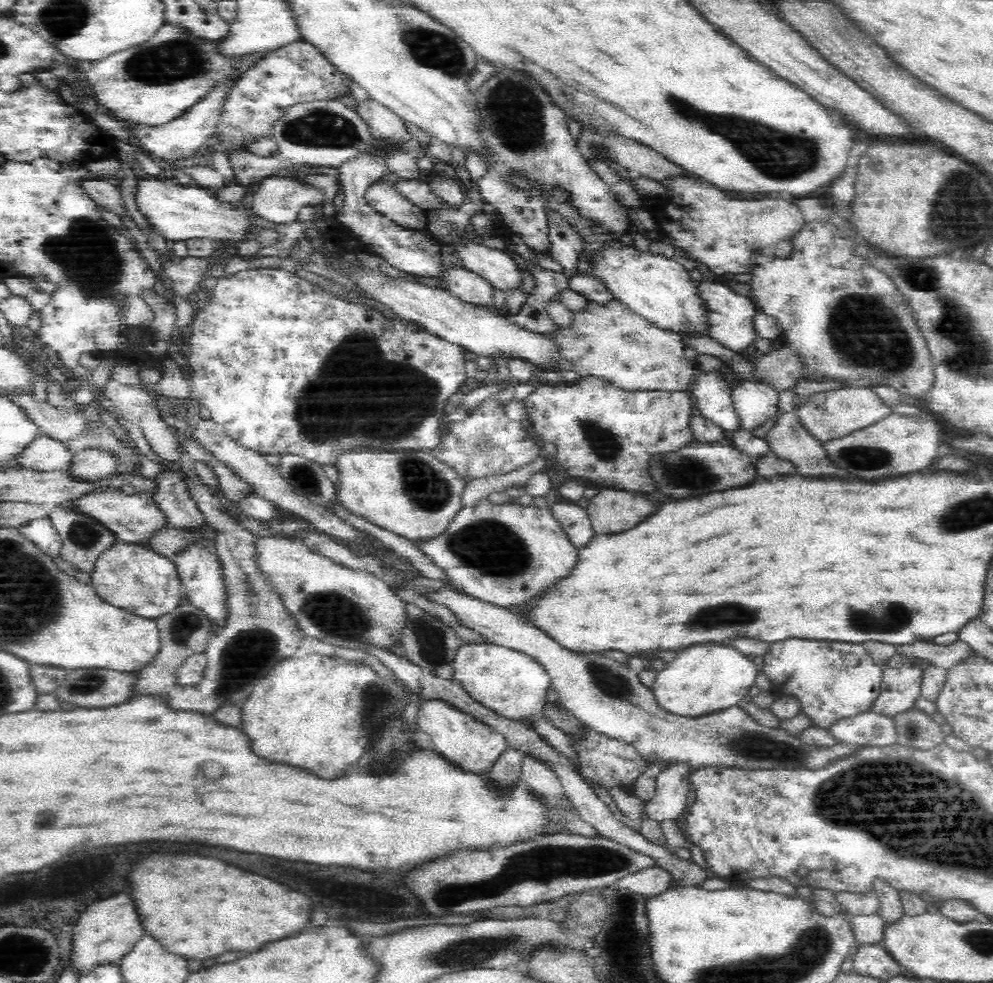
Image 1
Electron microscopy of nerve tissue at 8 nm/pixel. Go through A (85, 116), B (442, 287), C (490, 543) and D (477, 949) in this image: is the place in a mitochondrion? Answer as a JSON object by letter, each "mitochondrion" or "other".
{"A":"other","B":"other","C":"mitochondrion","D":"mitochondrion"}

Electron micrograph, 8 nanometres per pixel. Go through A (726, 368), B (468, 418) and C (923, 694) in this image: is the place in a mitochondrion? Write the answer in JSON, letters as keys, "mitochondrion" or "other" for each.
{"A":"other","B":"other","C":"other"}

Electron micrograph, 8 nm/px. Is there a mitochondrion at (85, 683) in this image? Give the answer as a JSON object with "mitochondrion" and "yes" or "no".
{"mitochondrion":"yes"}

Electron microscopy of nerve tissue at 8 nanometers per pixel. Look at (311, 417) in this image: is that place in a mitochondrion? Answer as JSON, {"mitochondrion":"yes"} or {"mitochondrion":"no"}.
{"mitochondrion":"yes"}

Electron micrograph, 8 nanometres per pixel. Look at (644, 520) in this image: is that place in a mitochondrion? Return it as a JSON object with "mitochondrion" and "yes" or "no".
{"mitochondrion":"no"}

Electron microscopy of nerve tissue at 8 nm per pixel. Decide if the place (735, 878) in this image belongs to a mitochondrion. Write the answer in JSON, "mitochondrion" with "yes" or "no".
{"mitochondrion":"no"}

